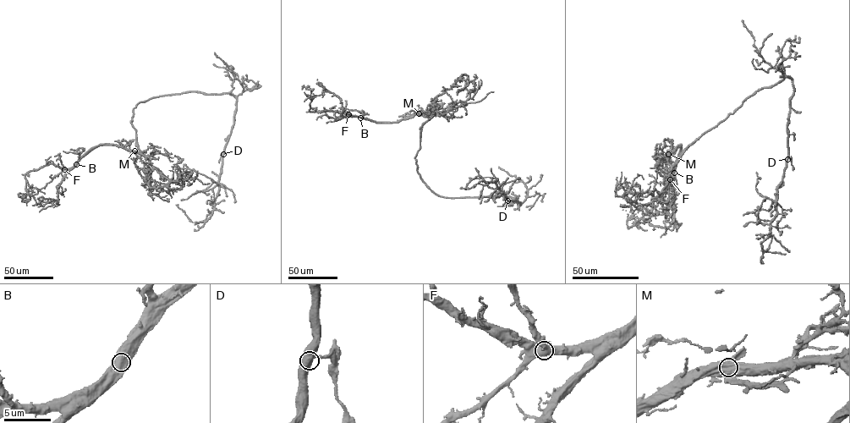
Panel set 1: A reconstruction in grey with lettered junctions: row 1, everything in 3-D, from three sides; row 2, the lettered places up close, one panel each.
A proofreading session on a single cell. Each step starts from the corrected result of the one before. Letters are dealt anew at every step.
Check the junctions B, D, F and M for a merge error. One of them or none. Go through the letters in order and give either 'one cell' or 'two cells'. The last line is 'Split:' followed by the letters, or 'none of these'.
B: one cell
D: one cell
F: one cell
M: two cells
Split: M

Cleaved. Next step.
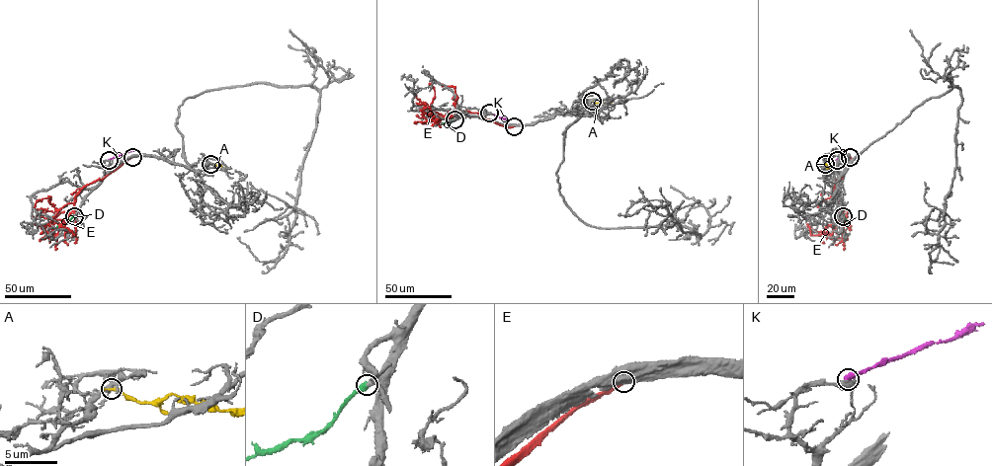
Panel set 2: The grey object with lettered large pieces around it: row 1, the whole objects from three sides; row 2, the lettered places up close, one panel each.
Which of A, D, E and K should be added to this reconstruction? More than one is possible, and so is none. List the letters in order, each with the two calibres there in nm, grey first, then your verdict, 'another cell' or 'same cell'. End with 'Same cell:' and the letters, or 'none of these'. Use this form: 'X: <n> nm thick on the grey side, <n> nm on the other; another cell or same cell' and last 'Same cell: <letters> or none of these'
A: 320 nm thick on the grey side, 280 nm on the other; another cell
D: 380 nm thick on the grey side, 480 nm on the other; same cell
E: 650 nm thick on the grey side, 440 nm on the other; another cell
K: 400 nm thick on the grey side, 480 nm on the other; another cell
Same cell: D

